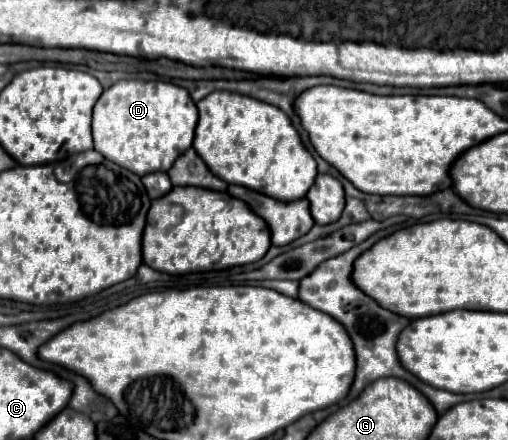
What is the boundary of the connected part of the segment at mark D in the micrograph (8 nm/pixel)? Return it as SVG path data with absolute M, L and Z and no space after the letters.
M120 80L102 92L94 106L94 150L138 176L168 172L178 154L192 146L198 110L190 94L168 82Z

